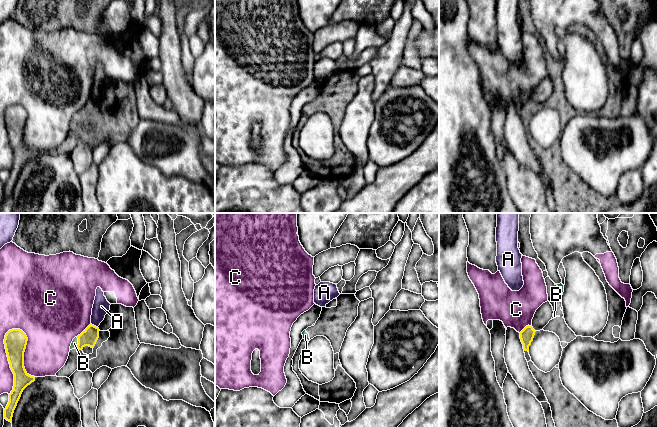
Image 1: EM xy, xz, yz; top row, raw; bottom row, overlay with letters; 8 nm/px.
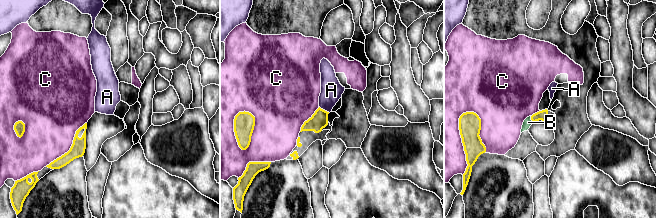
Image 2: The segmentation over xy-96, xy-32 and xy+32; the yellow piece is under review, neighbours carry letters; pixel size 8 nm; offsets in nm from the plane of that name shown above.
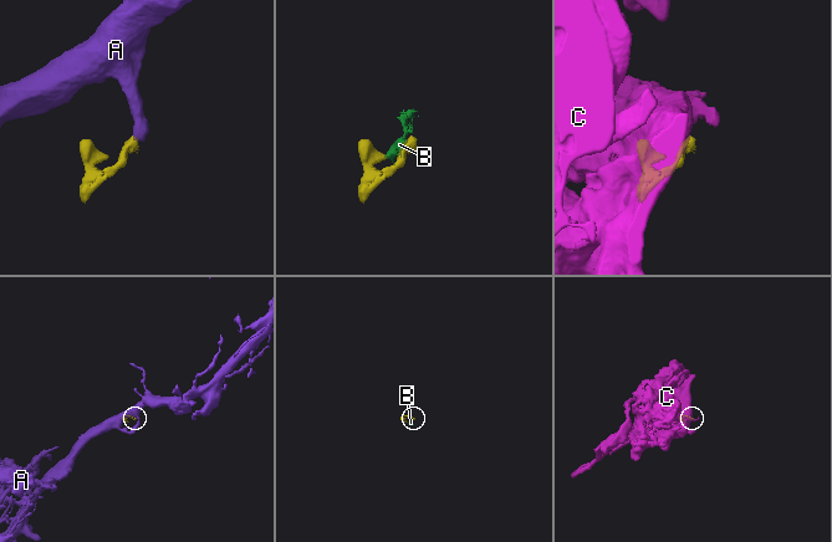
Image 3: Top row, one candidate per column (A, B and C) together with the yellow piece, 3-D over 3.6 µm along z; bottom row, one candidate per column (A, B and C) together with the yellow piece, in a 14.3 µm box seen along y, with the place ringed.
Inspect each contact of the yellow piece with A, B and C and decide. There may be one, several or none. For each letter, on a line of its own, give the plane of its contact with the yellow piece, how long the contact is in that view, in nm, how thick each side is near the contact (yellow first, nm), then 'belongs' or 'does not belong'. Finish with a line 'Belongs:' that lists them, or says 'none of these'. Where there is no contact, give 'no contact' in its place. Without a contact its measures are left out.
A: contact in xy; length 70 nm; calibres 140 and 140 nm; does not belong
B: contact in xy; length 90 nm; calibres 140 and 50 nm; belongs
C: contact in xy; length 550 nm; calibres 180 and 240 nm; does not belong
Belongs: B

